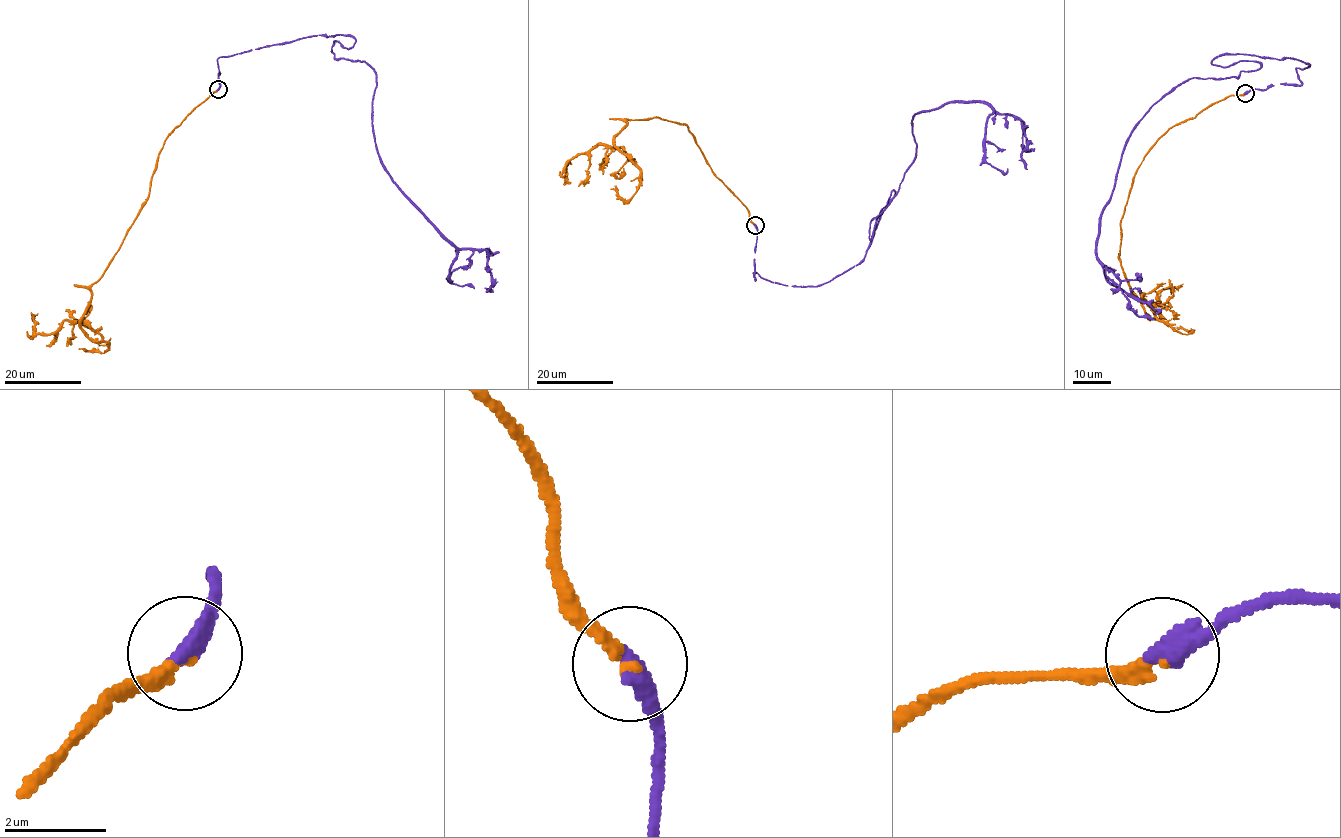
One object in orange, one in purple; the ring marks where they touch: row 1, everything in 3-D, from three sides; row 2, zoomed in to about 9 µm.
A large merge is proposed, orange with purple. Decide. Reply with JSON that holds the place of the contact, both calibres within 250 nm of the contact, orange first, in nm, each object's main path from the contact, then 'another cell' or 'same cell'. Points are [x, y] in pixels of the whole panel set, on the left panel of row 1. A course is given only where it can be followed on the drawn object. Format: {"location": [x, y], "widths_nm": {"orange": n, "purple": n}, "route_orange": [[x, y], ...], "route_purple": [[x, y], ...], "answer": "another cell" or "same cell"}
{"location": [218, 89], "widths_nm": {"orange": 240, "purple": 460}, "route_orange": [[217, 89], [166, 138], [145, 204], [91, 287], [81, 328], [100, 341], [80, 321], [35, 333], [31, 312]], "route_purple": [[217, 89], [220, 57], [353, 37], [332, 52], [376, 74], [383, 167], [448, 240], [487, 252], [493, 291]], "answer": "same cell"}

